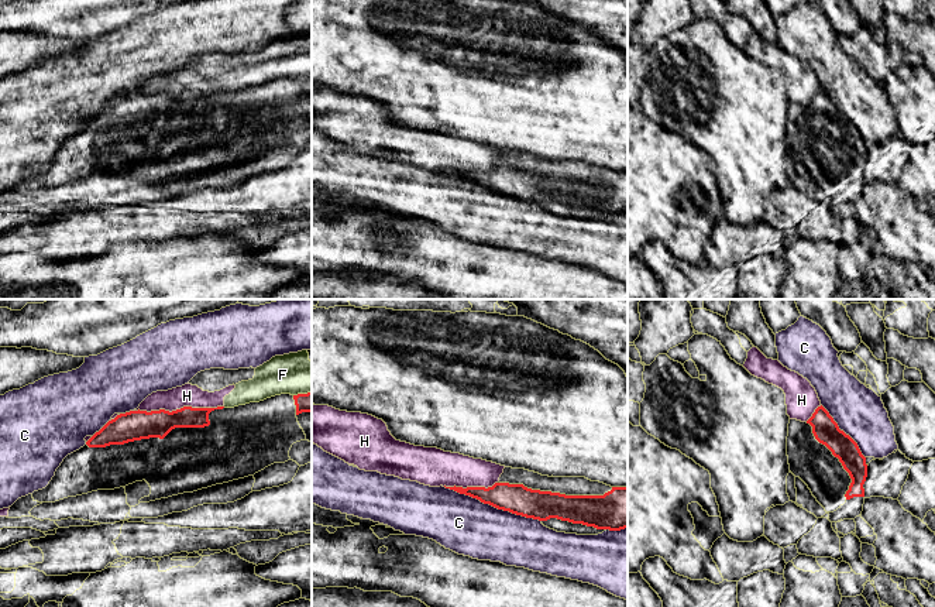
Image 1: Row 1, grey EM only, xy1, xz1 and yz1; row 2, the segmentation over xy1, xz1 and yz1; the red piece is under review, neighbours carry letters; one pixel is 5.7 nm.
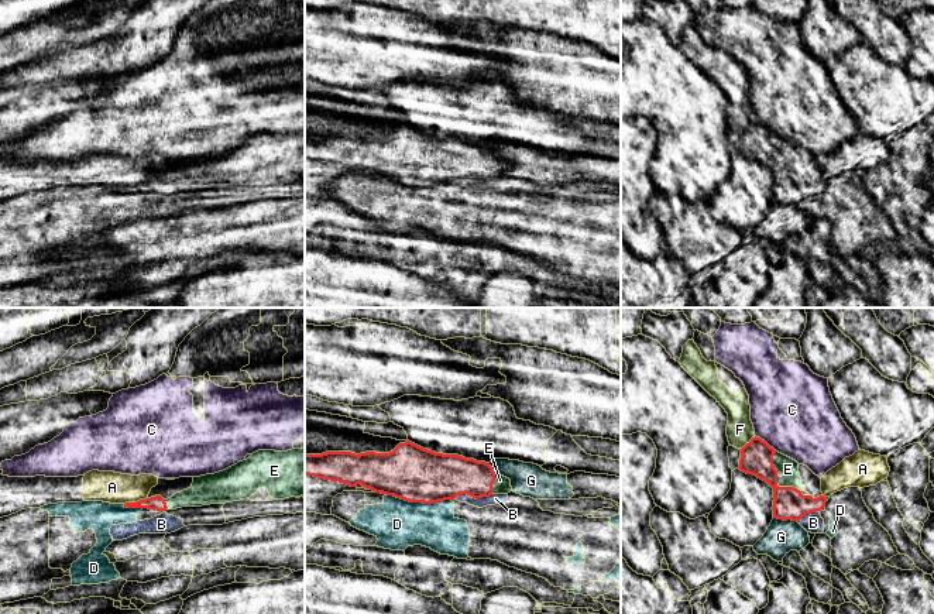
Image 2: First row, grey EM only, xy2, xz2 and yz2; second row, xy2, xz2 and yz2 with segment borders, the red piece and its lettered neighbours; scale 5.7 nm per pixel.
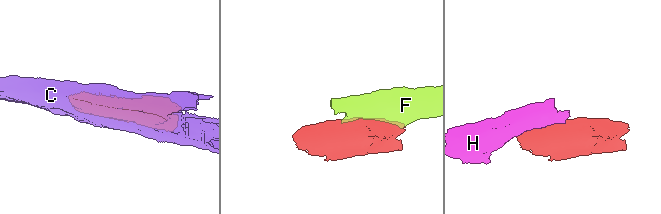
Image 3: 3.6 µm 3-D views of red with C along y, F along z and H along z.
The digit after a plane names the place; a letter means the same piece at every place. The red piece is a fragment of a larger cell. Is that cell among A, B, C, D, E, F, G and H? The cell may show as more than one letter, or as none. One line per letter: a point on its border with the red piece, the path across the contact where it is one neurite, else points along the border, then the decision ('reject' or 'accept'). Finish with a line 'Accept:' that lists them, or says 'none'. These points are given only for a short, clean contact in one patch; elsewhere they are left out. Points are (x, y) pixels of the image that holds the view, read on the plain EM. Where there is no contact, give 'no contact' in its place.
A: contact xy2 (137, 185); border xy2 (147, 181), (124, 188); reject
B: contact xz2 (473, 181); reject
C: contact xz1 (492, 189); reject
D: contact xz2 (419, 185); border xz2 (385, 177), (409, 185), (452, 185); reject
E: contact yz2 (776, 168); accept
F: contact yz2 (747, 127); reject
G: contact yz2 (786, 203); border yz2 (773, 201), (797, 206); reject
H: contact xy1 (178, 93); reject
Accept: E

